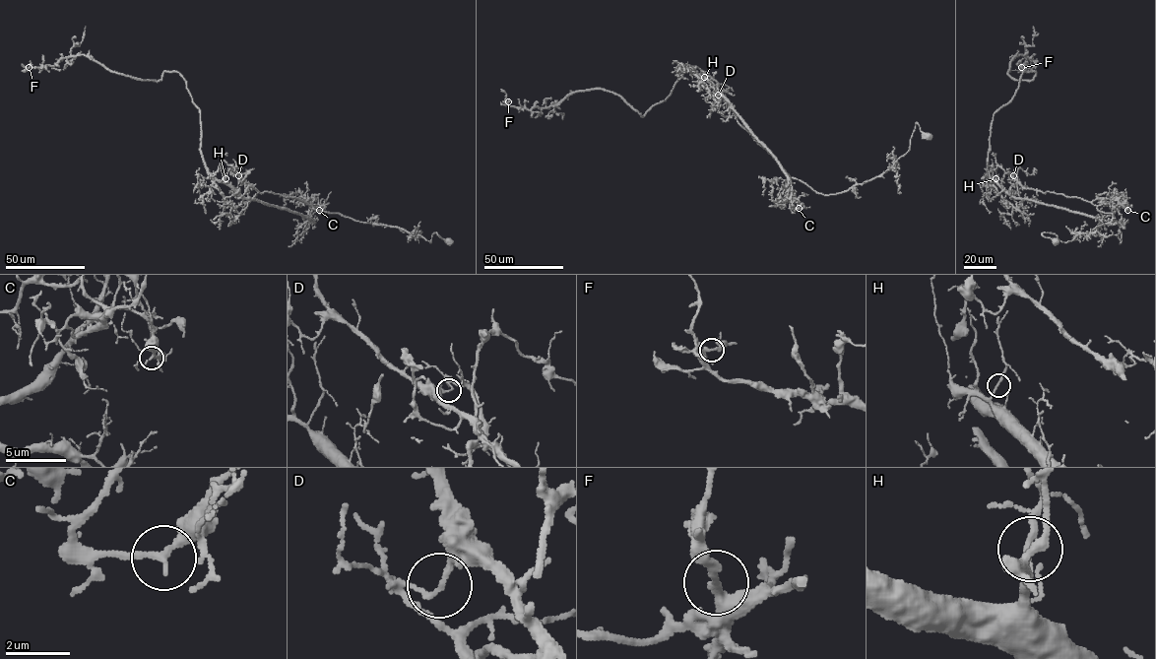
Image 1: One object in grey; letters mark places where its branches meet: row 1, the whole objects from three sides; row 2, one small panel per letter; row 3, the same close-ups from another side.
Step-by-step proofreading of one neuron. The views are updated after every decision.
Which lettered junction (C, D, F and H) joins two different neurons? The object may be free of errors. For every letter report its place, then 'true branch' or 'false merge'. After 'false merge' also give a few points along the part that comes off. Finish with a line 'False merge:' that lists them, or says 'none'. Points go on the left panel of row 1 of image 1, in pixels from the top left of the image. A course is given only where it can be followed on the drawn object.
C: place (319, 210); true branch
D: place (238, 175); false merge; course (238, 175), (261, 193), (296, 197), (315, 209), (401, 228), (430, 242), (436, 232), (452, 242)
F: place (29, 67); true branch
H: place (225, 178); true branch
False merge: D

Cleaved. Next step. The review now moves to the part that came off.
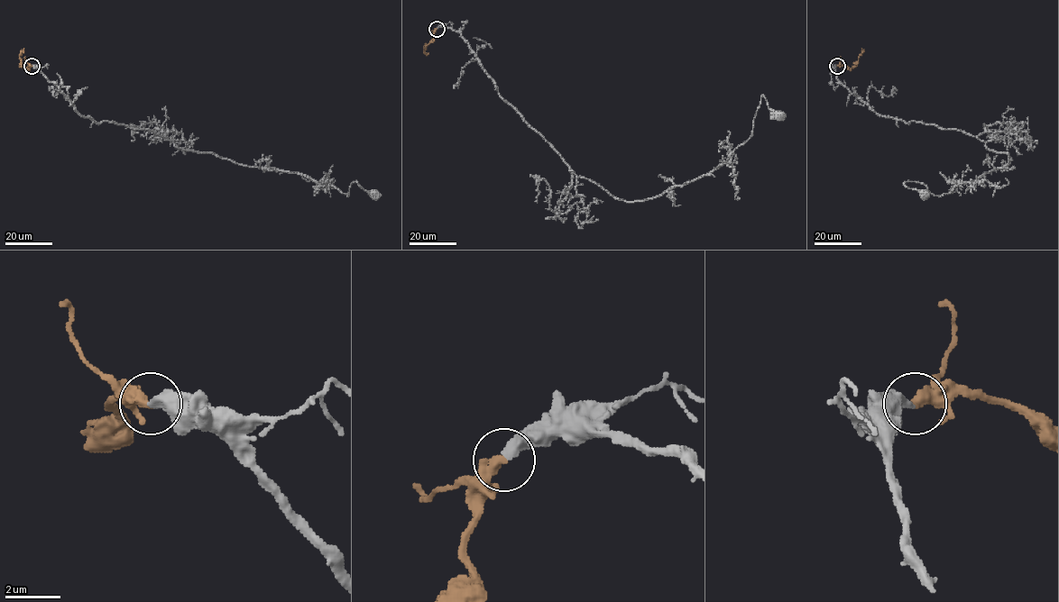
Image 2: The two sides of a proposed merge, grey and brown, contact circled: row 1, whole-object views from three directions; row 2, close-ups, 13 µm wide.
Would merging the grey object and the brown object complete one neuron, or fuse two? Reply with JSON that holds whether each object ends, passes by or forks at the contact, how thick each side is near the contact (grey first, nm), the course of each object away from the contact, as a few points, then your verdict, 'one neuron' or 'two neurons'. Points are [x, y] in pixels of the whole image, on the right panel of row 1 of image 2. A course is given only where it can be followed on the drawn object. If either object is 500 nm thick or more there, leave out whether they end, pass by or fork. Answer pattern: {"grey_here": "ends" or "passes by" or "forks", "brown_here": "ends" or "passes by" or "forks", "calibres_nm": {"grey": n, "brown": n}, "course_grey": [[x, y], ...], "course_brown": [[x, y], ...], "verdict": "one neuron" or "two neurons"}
{"grey_here": "ends", "brown_here": "ends", "calibres_nm": {"grey": 400, "brown": 400}, "course_grey": [[837, 66], [836, 78], [879, 114], [962, 131], [1010, 158], [940, 196], [904, 183], [925, 194]], "course_brown": [[837, 66], [851, 68], [855, 66], [861, 49]], "verdict": "one neuron"}

